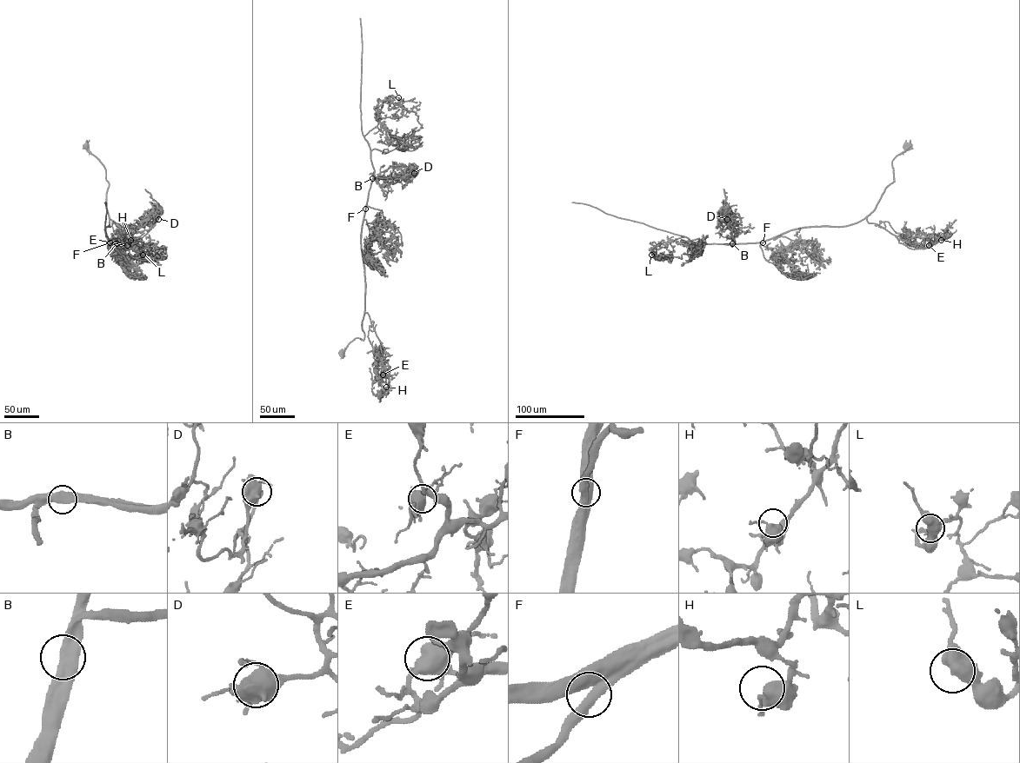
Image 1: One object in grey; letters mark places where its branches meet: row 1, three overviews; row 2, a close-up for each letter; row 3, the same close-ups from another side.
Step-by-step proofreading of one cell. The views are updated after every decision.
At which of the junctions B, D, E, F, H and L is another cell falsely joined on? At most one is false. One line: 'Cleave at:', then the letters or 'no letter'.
Cleave at: no letter

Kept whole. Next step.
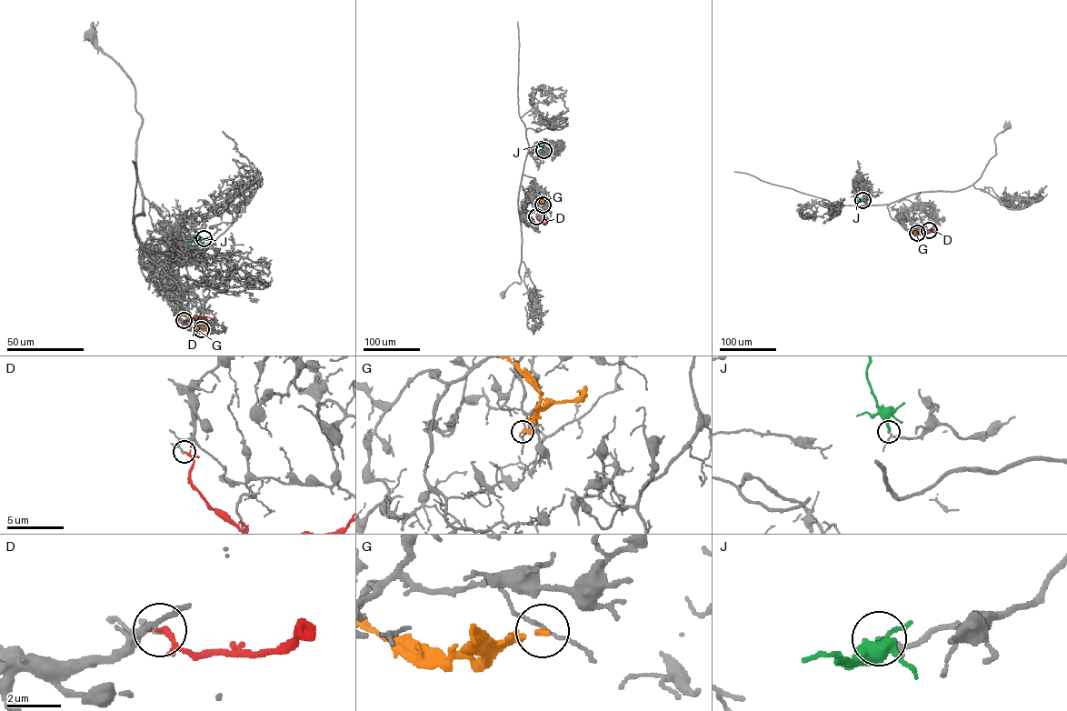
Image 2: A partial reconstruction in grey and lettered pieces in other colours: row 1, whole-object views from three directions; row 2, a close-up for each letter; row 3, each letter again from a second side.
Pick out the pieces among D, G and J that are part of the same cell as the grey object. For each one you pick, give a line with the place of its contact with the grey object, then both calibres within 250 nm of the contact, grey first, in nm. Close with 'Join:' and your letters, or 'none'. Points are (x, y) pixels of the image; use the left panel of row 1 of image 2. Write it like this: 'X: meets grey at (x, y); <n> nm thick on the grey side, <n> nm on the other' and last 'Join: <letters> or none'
J: meets grey at (204, 238); 180 nm thick on the grey side, 200 nm on the other
Join: J

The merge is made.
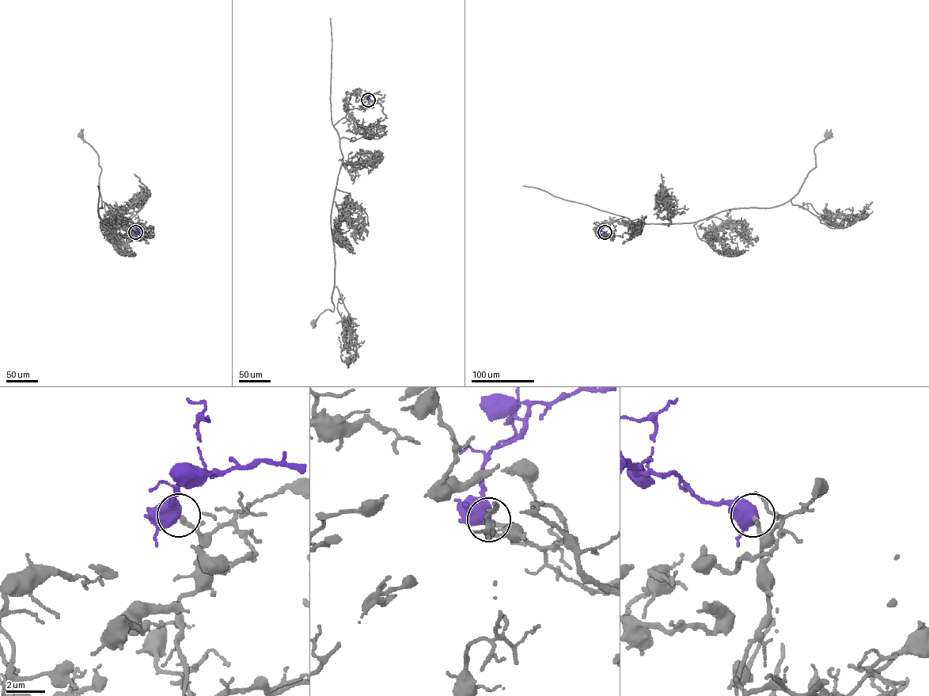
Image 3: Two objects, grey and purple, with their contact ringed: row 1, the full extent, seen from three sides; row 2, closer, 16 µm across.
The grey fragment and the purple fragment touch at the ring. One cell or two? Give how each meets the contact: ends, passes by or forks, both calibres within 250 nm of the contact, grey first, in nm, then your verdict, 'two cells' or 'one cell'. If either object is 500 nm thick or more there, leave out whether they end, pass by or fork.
160 nm thick on the grey side, 750 nm on the other; one cell

